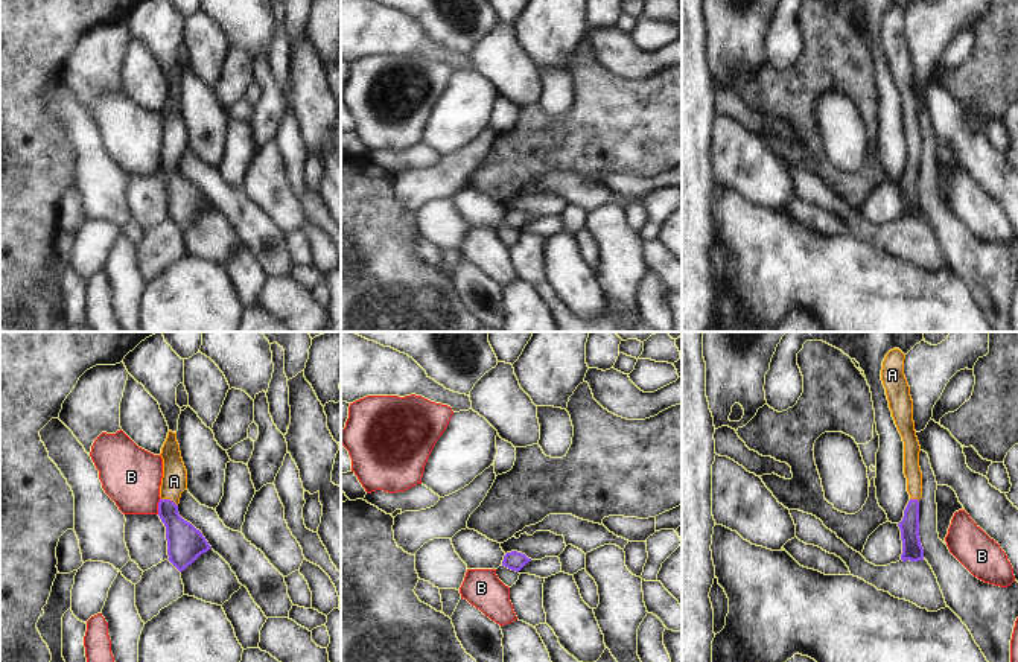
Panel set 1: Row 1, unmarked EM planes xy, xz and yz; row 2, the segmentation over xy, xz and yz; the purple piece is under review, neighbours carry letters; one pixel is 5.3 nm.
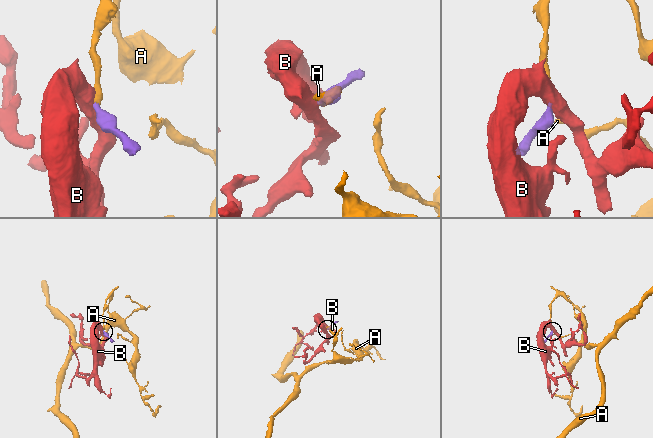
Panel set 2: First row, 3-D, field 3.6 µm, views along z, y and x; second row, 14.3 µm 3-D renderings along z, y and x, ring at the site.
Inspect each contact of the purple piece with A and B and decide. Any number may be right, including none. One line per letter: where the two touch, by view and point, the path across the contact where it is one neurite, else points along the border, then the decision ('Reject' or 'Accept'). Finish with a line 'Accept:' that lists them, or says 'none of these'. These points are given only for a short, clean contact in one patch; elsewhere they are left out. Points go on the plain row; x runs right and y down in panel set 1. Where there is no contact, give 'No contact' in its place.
A: Touches purple at xy (169, 159). Path across: xy (186, 203), (169, 175), (169, 159), (174, 140). Accept
B: Touches purple at xy (159, 165). Boundary: xy (160, 157), (157, 172). Reject
Accept: A

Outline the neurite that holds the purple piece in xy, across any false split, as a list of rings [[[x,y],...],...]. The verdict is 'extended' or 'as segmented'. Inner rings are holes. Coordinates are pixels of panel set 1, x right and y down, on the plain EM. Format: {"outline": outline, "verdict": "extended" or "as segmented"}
{"outline": [[[167,91],[160,114],[163,117],[163,137],[158,175],[166,186],[167,219],[181,231],[212,205],[202,192],[178,172],[181,152],[187,148],[187,129],[181,117],[177,91]]], "verdict": "extended"}

